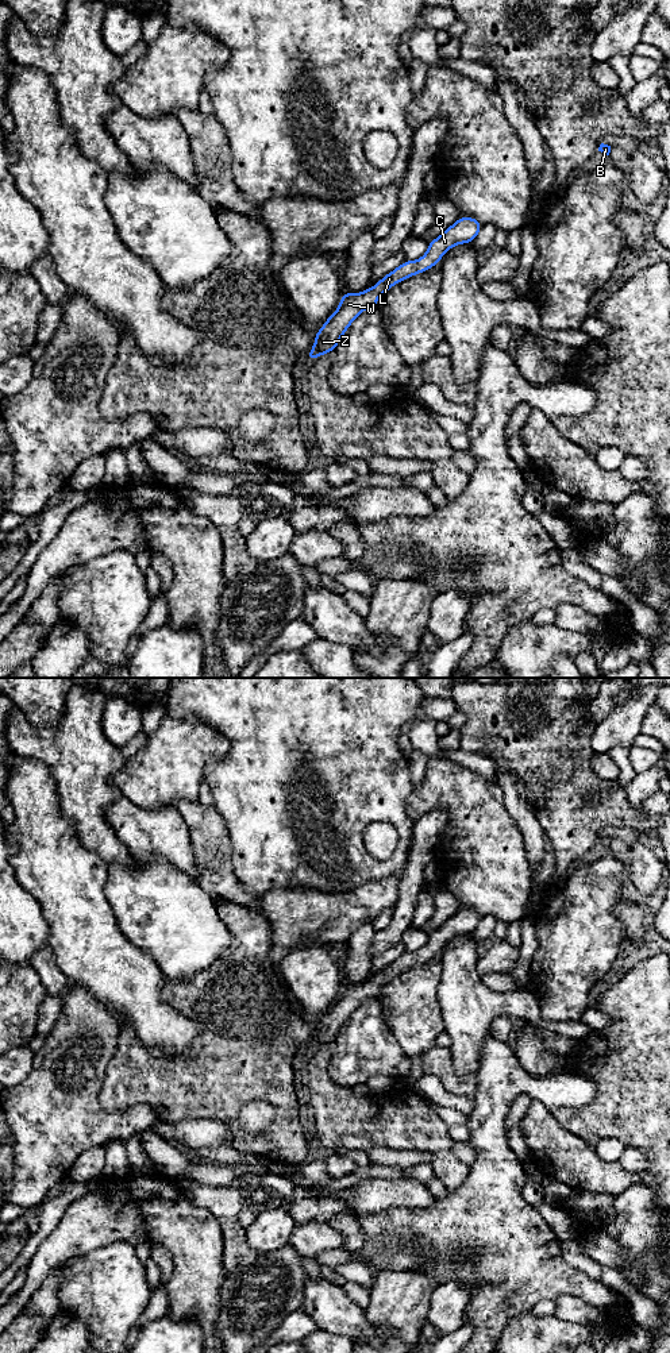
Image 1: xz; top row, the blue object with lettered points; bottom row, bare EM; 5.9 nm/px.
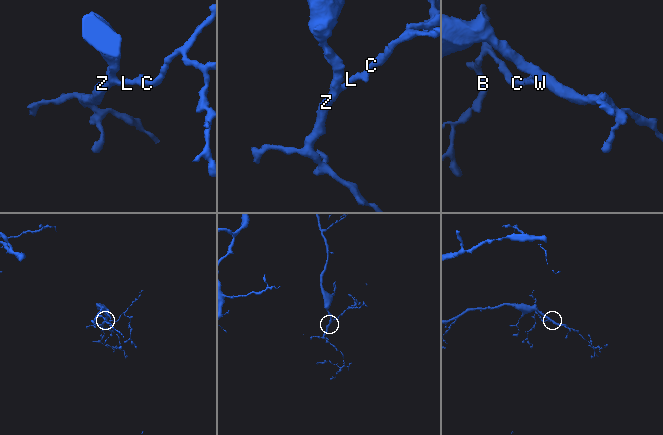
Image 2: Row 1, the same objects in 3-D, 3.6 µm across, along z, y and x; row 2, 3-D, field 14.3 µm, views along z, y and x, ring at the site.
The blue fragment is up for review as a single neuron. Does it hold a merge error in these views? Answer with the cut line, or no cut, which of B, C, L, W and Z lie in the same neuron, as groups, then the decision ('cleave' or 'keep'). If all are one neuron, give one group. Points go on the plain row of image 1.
no cut; B C L W Z; keep

